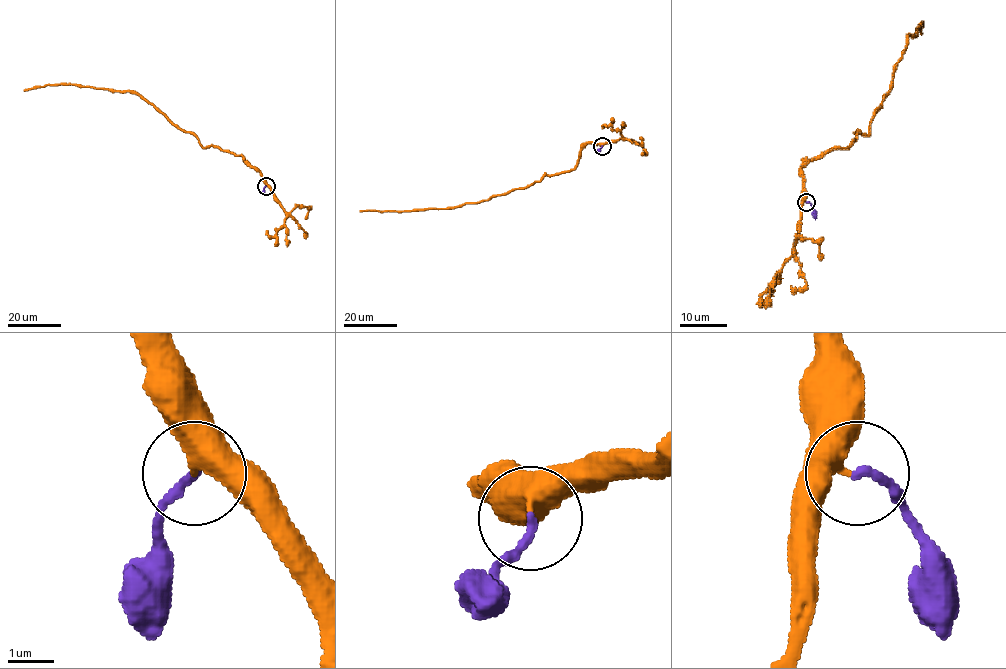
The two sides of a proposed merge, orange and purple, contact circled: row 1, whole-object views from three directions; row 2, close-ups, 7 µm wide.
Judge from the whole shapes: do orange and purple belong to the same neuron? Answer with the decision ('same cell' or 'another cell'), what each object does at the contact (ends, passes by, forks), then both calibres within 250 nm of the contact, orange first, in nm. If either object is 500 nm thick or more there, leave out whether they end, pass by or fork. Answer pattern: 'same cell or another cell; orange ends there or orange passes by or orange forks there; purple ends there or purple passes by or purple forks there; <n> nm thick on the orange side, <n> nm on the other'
same cell; orange ends there; purple ends there; 460 nm thick on the orange side, 190 nm on the other

